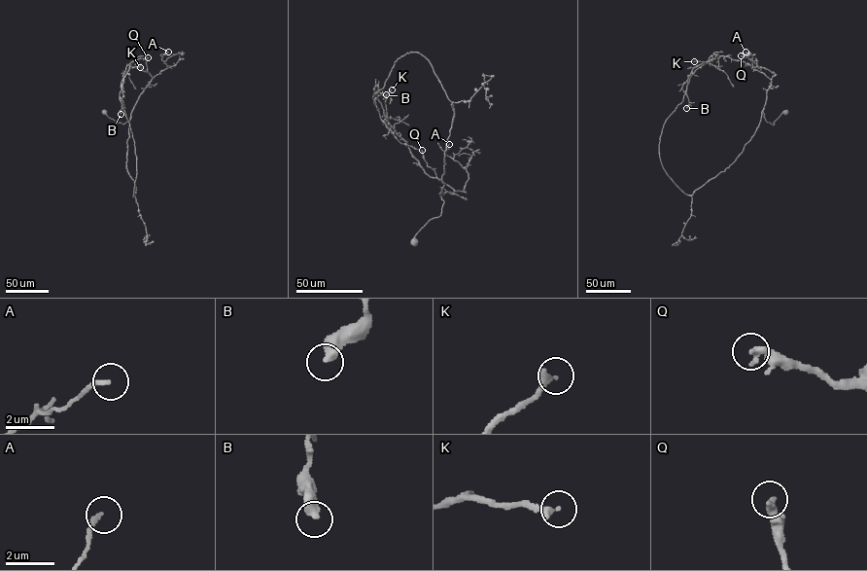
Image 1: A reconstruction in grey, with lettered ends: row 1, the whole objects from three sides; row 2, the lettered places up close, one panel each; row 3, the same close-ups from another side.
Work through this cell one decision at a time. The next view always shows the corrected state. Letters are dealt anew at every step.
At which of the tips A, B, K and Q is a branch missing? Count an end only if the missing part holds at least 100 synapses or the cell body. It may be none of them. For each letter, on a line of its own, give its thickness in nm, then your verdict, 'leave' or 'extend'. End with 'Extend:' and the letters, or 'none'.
A: calibre 190 nm; leave
B: calibre 480 nm; leave
K: calibre 320 nm; leave
Q: calibre 360 nm; extend
Extend: Q

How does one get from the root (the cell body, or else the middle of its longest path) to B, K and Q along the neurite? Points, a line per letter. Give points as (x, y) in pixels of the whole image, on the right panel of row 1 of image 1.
B: (785, 112), (774, 124), (767, 122), (763, 109), (770, 79), (723, 56), (693, 68), (681, 88), (686, 108)
K: (785, 112), (774, 124), (766, 121), (763, 109), (771, 82), (753, 67), (723, 56), (708, 61), (694, 61)
Q: (785, 112), (774, 124), (766, 121), (763, 109), (771, 81), (754, 68), (749, 59), (741, 55)

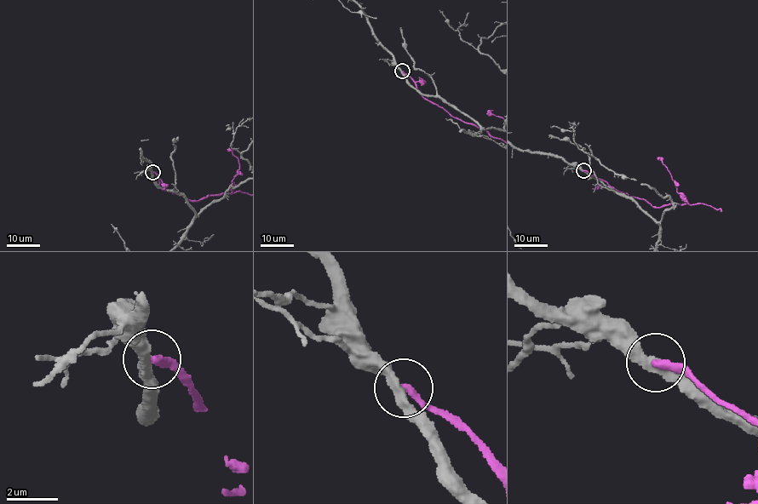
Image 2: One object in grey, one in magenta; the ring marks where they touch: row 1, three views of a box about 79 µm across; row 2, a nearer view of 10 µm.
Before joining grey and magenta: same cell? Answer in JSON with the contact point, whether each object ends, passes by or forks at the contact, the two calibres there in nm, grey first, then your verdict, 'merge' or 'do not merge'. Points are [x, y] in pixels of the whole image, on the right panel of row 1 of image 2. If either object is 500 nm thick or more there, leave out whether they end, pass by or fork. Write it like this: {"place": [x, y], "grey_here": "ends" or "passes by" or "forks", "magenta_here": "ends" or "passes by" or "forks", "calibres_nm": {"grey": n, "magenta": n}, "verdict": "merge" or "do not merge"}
{"place": [583, 170], "grey_here": "passes by", "magenta_here": "ends", "calibres_nm": {"grey": 400, "magenta": 280}, "verdict": "do not merge"}

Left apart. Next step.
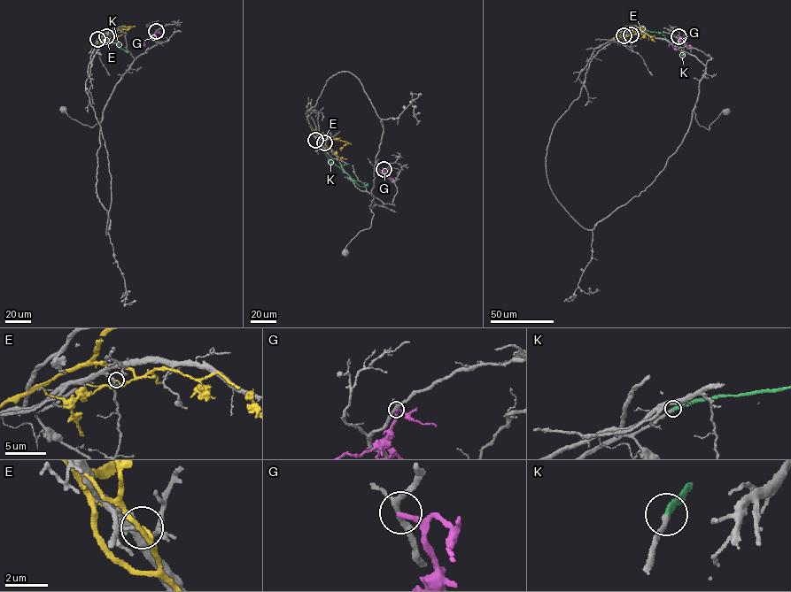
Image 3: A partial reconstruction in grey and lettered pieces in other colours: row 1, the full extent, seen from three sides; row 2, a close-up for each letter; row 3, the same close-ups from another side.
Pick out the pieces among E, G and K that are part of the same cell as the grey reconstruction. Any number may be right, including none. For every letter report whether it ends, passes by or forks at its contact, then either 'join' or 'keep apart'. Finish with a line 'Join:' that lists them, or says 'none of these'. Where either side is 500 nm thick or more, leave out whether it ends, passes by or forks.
E: it passes by; keep apart
G: it ends; keep apart
K: it ends; join
Join: K

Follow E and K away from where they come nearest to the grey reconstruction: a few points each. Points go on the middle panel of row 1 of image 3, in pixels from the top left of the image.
E: (324, 142), (324, 145), (321, 140), (327, 138), (346, 142), (341, 150)
K: (315, 141), (328, 158), (342, 172), (360, 186), (368, 186)

